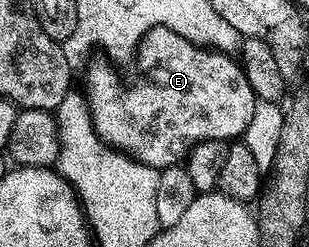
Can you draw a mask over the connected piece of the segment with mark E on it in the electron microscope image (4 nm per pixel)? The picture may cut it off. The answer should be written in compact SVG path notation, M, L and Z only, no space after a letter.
M165 26L154 28L140 43L140 66L148 70L148 90L123 90L108 70L93 72L86 97L92 114L93 128L102 141L129 152L139 161L162 171L167 166L179 166L188 157L192 147L200 142L239 139L247 130L258 101L250 80L235 57L221 54L219 50L186 40L178 32Z

